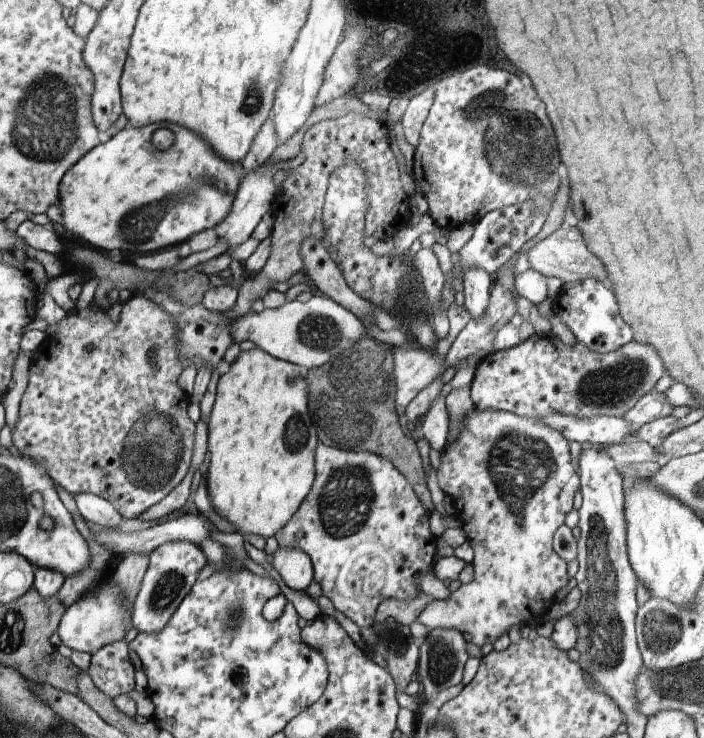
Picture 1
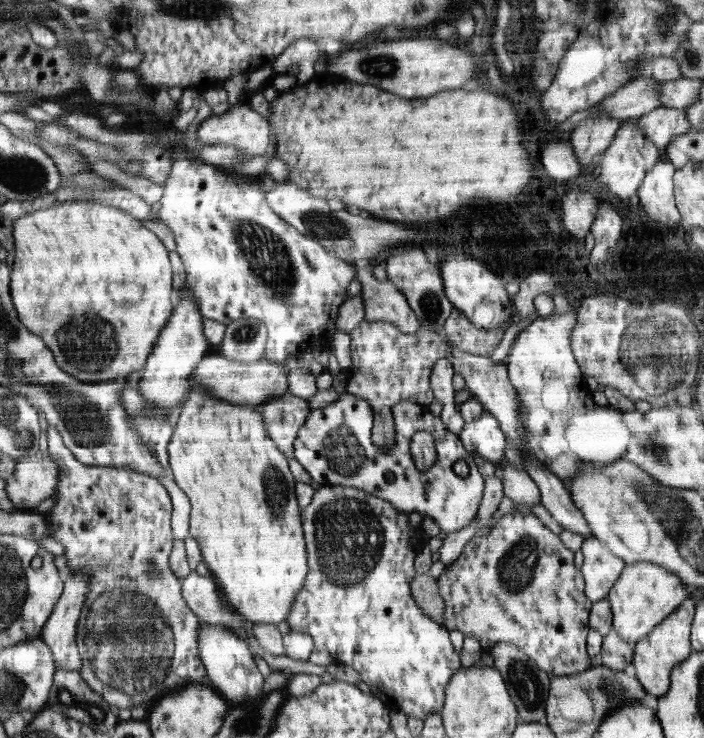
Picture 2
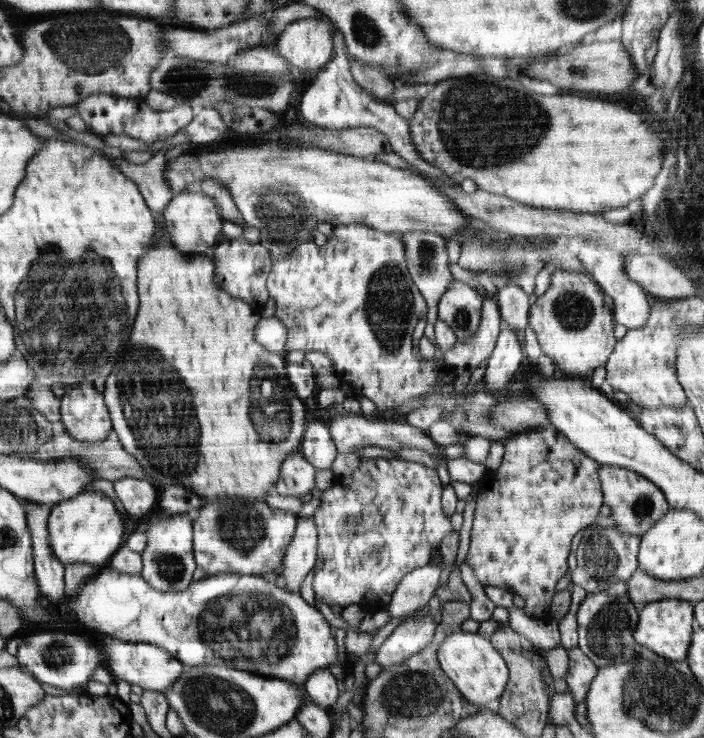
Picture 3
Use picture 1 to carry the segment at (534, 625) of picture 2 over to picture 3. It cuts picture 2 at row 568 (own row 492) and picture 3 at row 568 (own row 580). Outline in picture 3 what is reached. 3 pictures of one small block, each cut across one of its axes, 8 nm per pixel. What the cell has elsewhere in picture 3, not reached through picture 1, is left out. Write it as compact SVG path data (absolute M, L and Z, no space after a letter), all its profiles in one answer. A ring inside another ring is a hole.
M552 424L539 431L527 429L516 432L515 437L505 441L504 446L505 453L498 469L487 471L479 480L482 498L475 507L470 552L464 563L470 565L482 586L506 588L514 596L524 598L524 614L529 619L552 620L550 609L554 588L569 570L572 540L600 516L603 492L598 471L601 464L586 456Z

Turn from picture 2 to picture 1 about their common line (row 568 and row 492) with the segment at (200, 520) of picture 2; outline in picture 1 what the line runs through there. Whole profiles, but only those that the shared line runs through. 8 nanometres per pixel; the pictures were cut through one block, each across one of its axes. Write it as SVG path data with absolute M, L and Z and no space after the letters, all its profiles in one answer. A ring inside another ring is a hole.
M252 348L252 350L244 350L240 352L238 357L228 368L228 372L224 372L218 380L218 388L216 388L216 400L210 414L210 423L208 425L209 433L209 453L210 466L208 466L207 488L210 502L214 511L227 519L230 524L235 527L236 533L242 536L259 535L264 539L275 536L290 522L294 515L297 514L301 504L305 501L306 496L312 491L313 484L316 482L316 451L318 447L318 436L316 436L316 428L310 420L308 414L308 386L306 380L302 378L302 368L293 363L280 360L271 356L260 348Z

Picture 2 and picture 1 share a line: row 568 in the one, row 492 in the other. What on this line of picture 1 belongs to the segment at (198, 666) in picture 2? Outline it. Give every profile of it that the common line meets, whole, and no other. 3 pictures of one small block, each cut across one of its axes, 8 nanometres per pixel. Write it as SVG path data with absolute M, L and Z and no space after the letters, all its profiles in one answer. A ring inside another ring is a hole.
M135 295L127 302L123 303L122 313L118 322L112 322L106 311L96 312L93 308L87 307L84 310L76 309L74 314L67 314L66 318L60 322L58 330L54 336L46 335L46 339L34 352L31 358L30 374L26 391L19 405L19 416L16 426L12 428L13 447L22 456L30 456L32 460L38 461L46 468L46 472L53 478L53 482L60 485L70 494L76 496L82 493L92 493L104 497L112 502L124 520L140 518L150 508L170 495L181 485L182 480L188 475L192 450L196 450L197 426L188 416L188 394L178 386L178 376L182 372L182 364L178 360L178 330L173 317L161 305L154 304L144 296Z

